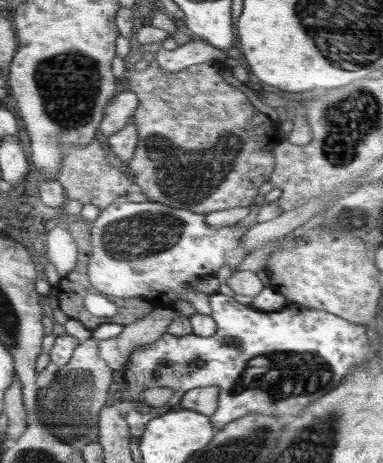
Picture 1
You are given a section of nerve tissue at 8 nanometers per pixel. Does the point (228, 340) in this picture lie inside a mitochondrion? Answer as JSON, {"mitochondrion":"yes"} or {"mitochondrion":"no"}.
{"mitochondrion":"yes"}

